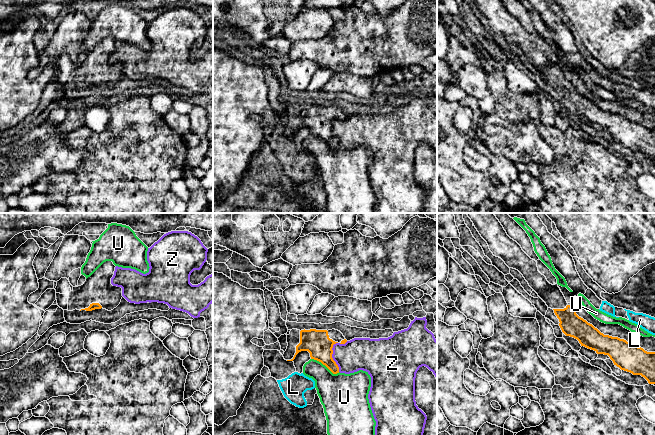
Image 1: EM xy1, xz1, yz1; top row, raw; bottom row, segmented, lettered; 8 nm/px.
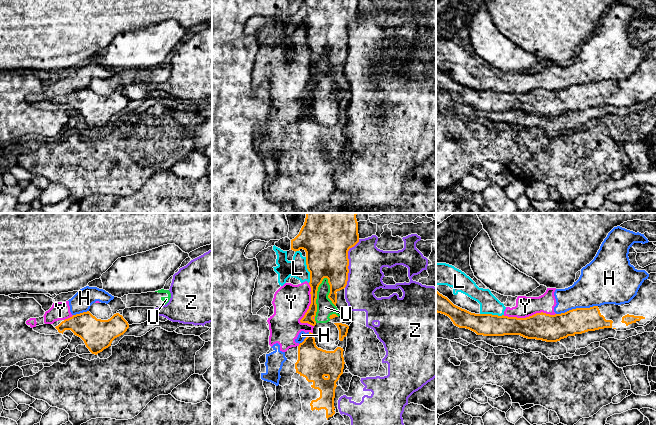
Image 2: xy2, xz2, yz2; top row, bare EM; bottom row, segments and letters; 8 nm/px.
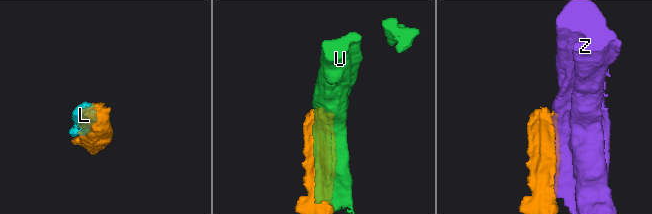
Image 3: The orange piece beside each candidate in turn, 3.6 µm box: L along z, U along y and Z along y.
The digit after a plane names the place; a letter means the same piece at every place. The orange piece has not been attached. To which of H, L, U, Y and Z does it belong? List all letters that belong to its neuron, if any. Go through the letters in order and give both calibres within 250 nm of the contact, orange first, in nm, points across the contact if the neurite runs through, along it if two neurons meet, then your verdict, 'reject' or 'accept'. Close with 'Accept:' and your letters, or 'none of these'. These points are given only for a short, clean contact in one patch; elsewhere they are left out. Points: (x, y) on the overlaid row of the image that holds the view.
H: calibres 220 and 320 nm; border yz2 (597, 305), (572, 308), (556, 314); reject
L: calibres 360 and 160 nm; reject
U: calibres 180 and 140 nm; reject
Y: calibres 100 and 280 nm; reject
Z: calibres 380 and 280 nm; reject
Accept: none of these

